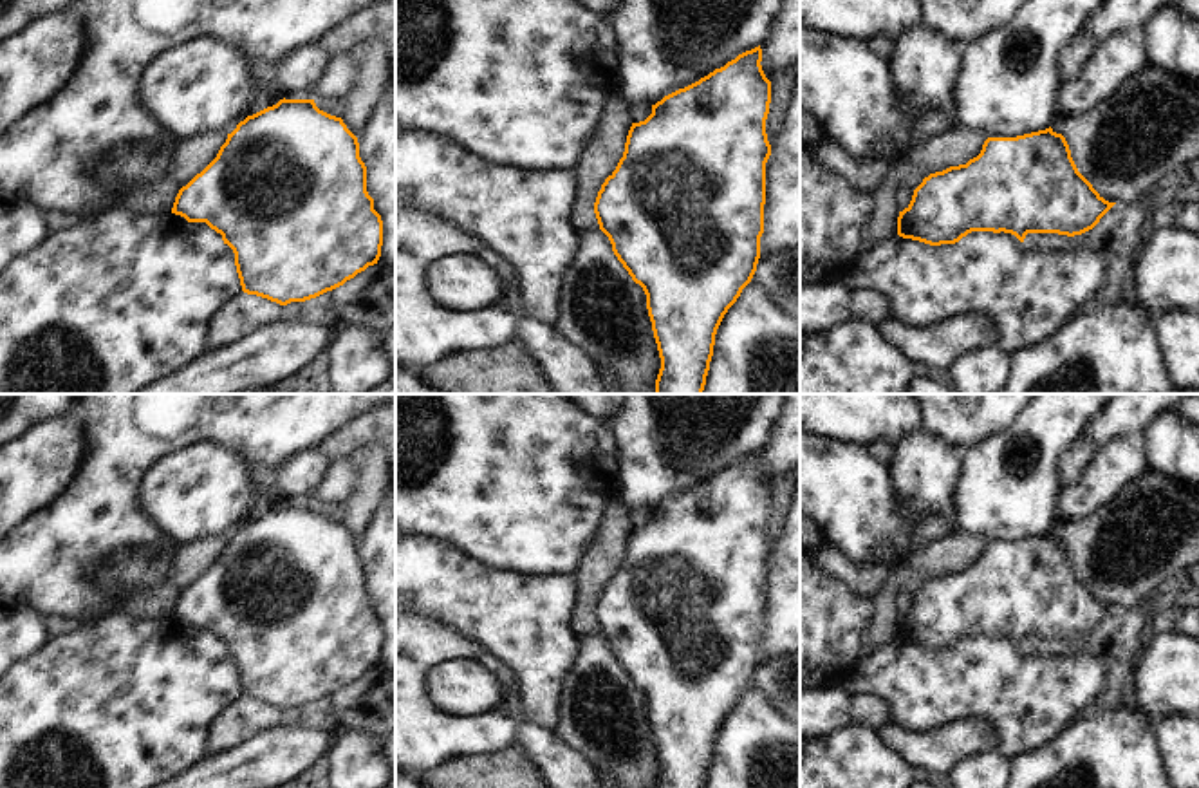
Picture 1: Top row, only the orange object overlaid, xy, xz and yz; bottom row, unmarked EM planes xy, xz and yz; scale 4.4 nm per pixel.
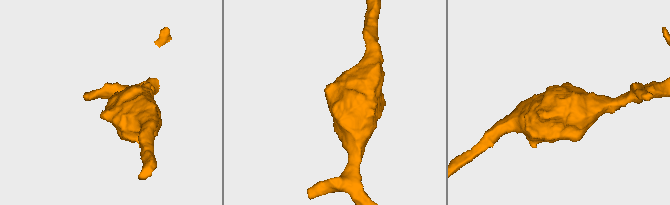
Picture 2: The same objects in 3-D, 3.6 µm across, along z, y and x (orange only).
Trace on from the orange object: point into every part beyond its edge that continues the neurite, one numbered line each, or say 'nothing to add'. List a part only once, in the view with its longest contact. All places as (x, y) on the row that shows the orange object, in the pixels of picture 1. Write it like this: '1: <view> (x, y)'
nothing to add

